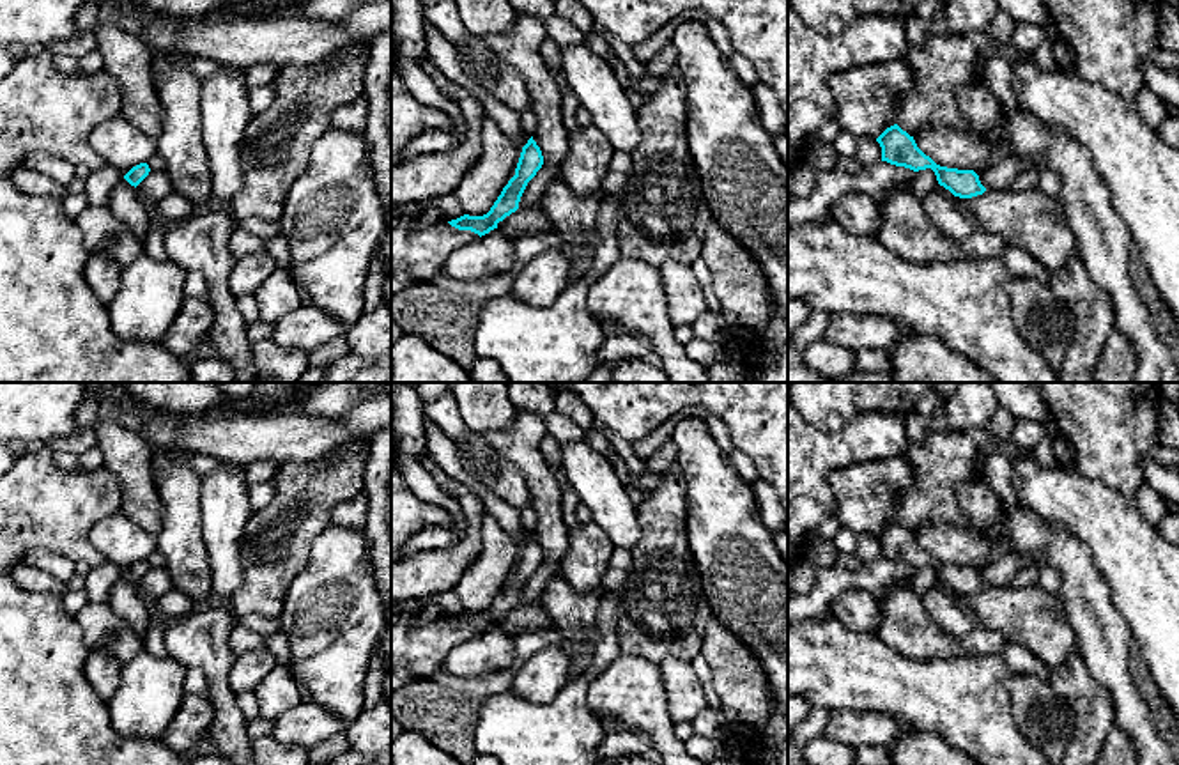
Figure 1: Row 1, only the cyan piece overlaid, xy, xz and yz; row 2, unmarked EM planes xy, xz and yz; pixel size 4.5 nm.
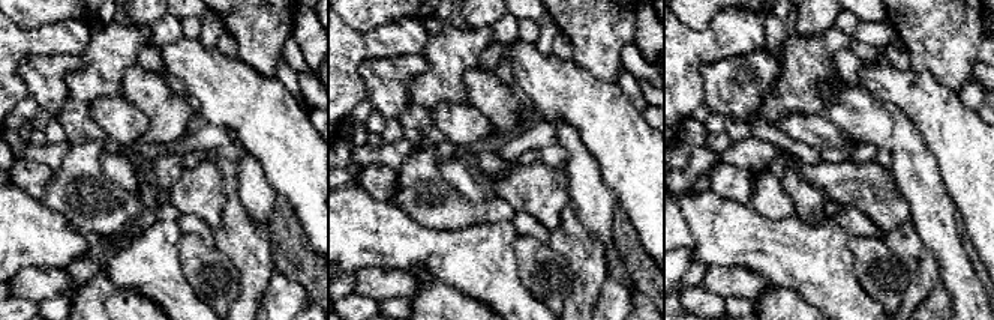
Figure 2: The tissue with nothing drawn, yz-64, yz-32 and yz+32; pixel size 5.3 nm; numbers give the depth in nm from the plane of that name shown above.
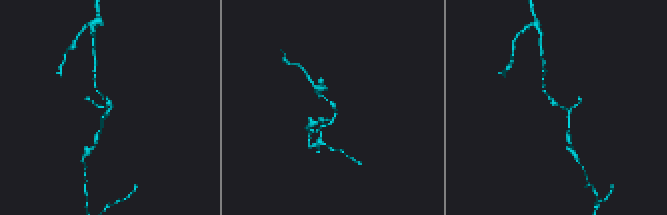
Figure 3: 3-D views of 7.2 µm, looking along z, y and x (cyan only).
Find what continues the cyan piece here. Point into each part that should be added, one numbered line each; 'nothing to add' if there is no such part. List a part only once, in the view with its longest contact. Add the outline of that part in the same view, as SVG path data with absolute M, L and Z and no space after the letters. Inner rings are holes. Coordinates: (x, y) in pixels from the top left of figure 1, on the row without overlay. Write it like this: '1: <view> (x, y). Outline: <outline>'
nothing to add

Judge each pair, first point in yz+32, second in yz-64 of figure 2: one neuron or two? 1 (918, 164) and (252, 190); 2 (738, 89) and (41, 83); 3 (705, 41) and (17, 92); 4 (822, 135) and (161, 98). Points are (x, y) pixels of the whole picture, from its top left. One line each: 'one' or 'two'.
1: one
2: one
3: one
4: two

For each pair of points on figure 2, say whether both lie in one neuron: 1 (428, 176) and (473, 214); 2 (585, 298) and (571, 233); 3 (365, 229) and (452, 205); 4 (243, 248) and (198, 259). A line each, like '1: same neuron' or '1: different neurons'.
1: same neuron
2: same neuron
3: different neurons
4: different neurons

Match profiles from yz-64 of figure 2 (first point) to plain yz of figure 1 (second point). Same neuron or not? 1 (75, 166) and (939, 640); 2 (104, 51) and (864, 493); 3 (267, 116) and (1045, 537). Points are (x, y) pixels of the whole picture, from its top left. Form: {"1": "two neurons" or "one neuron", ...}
{"1": "one neuron", "2": "two neurons", "3": "two neurons"}

